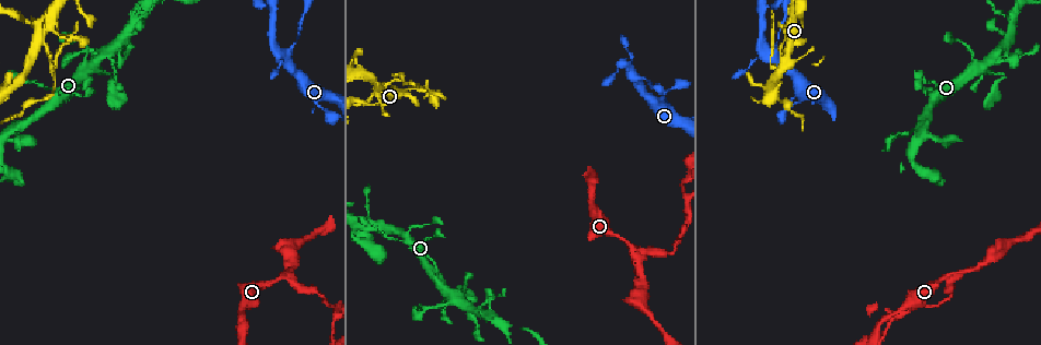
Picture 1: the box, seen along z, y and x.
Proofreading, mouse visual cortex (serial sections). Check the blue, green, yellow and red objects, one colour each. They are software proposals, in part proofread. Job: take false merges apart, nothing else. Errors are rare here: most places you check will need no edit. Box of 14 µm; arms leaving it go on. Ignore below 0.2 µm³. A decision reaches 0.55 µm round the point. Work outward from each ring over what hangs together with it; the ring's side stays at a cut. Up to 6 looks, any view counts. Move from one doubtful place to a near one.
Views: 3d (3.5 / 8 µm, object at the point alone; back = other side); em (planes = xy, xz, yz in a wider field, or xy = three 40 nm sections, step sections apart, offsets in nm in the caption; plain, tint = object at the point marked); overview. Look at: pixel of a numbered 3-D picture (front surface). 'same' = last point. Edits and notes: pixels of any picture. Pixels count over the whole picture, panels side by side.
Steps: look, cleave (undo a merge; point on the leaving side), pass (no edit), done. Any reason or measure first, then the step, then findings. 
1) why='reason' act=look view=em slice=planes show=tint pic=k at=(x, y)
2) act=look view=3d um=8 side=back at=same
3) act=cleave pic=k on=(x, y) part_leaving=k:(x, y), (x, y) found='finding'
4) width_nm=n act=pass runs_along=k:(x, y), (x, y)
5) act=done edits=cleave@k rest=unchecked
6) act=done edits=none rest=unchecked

why='branch point' act=look view=em slice=planes show=tint pic=1 at=(635, 77)

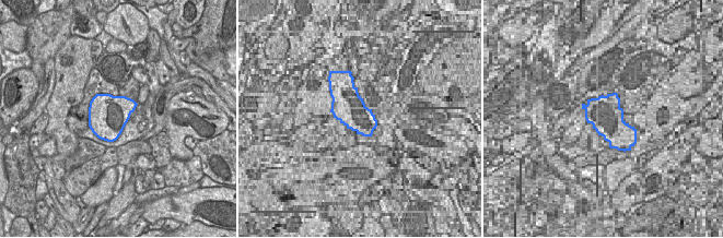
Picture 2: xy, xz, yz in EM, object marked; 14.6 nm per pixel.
act=look view=3d um=3.5 at=same

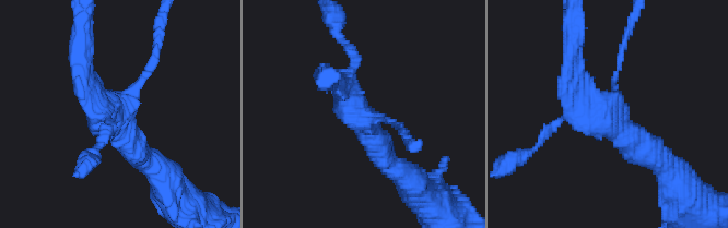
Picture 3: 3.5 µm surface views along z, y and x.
act=pass runs_along=3:(657, 159), (589, 112), (570, 72) found='one cell here'

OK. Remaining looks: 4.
why='sharp bend' act=look view=3d um=3.5 side=back pic=1 at=(141, 16)

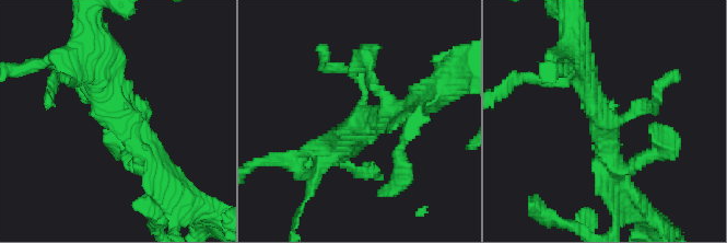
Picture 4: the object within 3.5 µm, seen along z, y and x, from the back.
arms=3 arm_widths_nm=150,350,400 why='need the tissue' act=look view=em slice=xy step=5 show=tint pic=4 at=(365, 122)

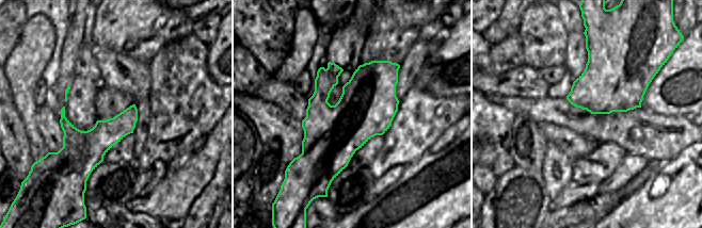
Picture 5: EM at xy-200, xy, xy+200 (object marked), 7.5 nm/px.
act=pass runs_along=4:(162, 175), (81, 68) found='continuous, no second cell'

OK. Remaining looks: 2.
why='three-way junction' act=look view=3d um=3.5 pic=1 at=(634, 246)

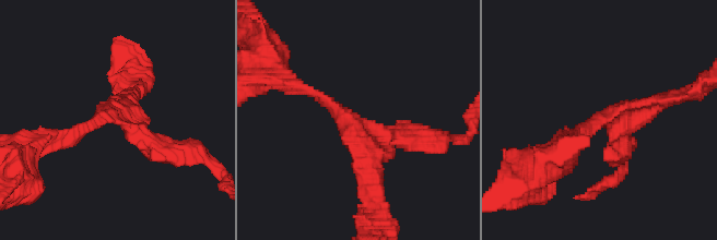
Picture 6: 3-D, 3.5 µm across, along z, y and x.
arms=3 arm_widths_nm=150,200,300 why='shape alone is not enough' act=look view=em slice=xy step=5 show=tint pic=6 at=(357, 125)

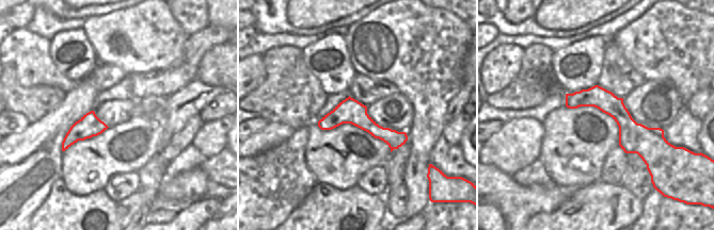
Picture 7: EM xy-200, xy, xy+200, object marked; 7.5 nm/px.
act=pass runs_along=7:(568, 96), (603, 99), (648, 154) found='one cell here'

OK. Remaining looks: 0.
act=done edits=none rest=unchecked

